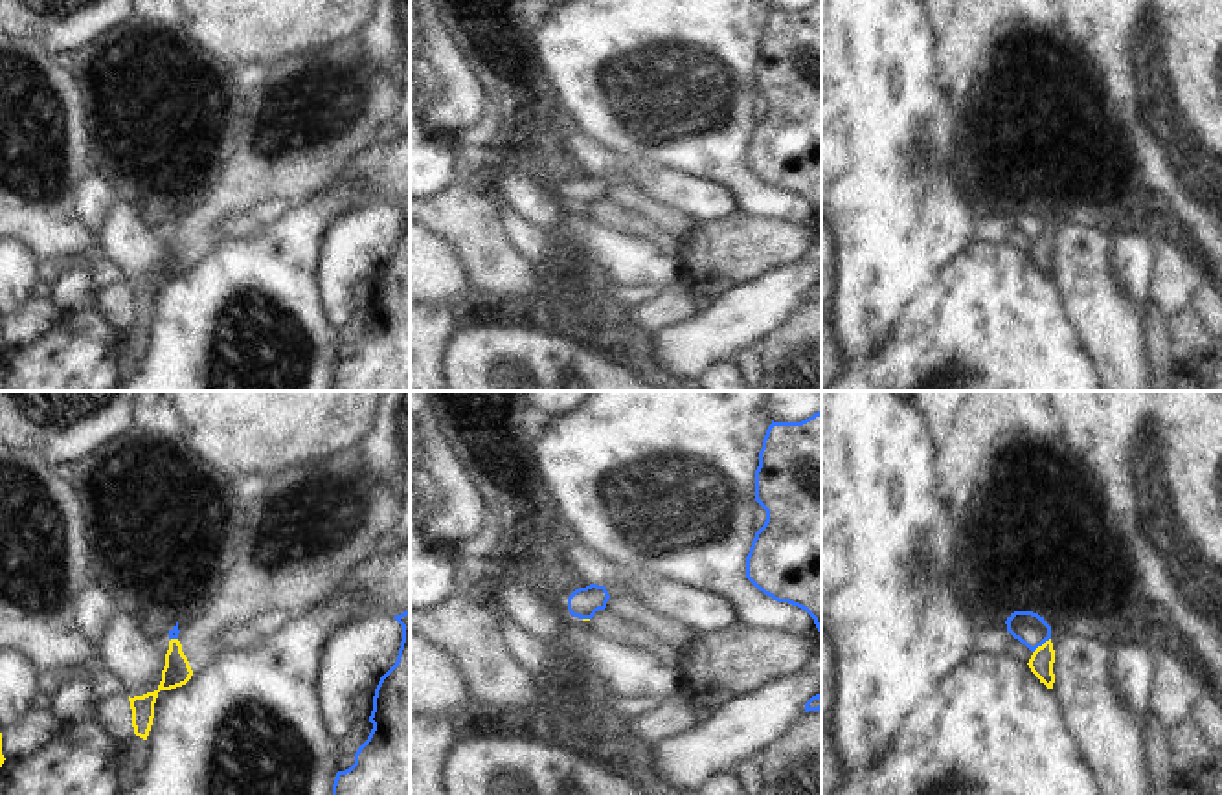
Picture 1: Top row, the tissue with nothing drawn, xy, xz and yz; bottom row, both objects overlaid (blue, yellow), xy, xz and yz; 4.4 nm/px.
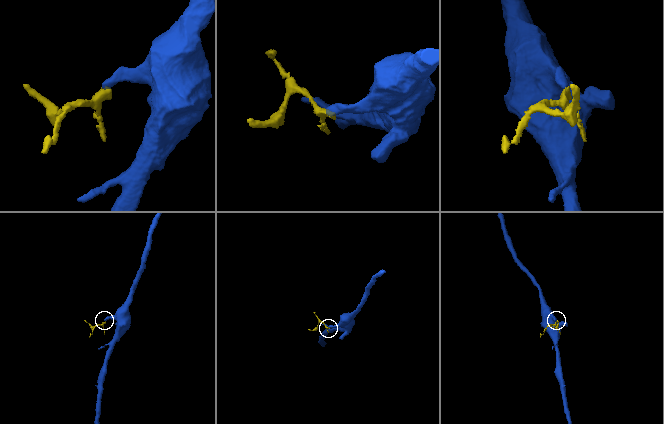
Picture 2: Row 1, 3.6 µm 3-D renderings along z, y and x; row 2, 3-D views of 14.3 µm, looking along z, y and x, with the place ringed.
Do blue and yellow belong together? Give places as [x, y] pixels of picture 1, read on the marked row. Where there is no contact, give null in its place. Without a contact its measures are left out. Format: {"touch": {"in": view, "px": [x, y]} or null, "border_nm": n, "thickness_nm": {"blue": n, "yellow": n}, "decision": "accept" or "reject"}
{"touch": {"in": "yz", "px": [1040, 645]}, "border_nm": 100, "thickness_nm": {"blue": 150, "yellow": 110}, "decision": "reject"}

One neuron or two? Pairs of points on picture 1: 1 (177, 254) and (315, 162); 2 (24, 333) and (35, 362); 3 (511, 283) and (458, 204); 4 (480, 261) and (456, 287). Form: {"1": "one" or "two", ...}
{"1": "one", "2": "two", "3": "one", "4": "two"}

